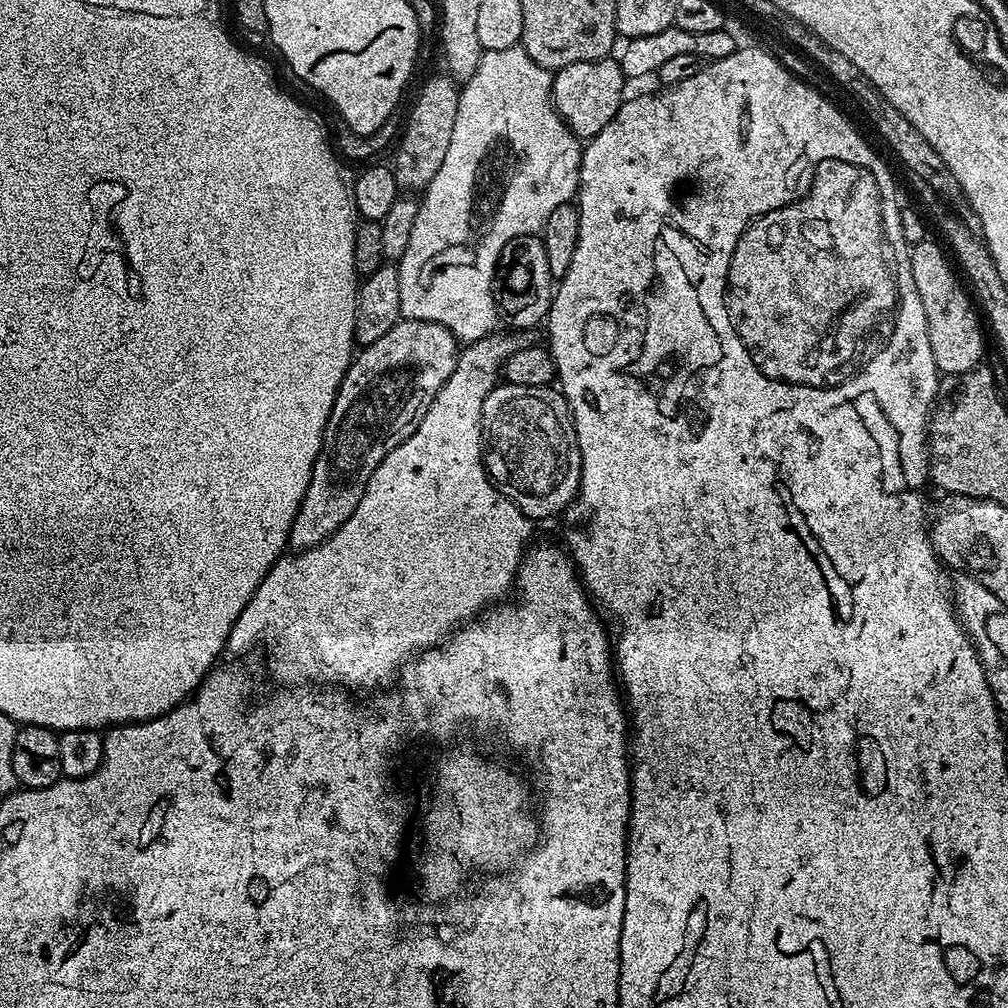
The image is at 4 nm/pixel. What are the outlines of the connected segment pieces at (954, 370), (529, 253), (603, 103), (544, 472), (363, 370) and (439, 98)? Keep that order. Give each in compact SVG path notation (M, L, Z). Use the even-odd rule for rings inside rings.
M925 238L911 245L908 257L910 274L914 274L914 286L918 286L918 298L922 298L922 310L926 310L930 350L934 350L937 372L944 376L961 376L963 372L981 367L986 332L982 327L977 305L969 289L962 283L949 253L944 248L940 249L931 238Z
M539 235L519 236L510 238L506 246L502 246L500 260L496 264L494 291L499 311L516 328L532 328L535 324L545 323L548 307L552 305L554 295L554 278L550 274L550 262L546 262L546 246Z
M619 59L574 62L565 68L555 69L552 77L552 104L573 136L591 138L598 135L602 126L614 118L614 114L618 114L620 105L626 99L624 84L626 85L626 77L620 69Z
M504 382L492 389L492 393L482 402L482 410L480 411L480 442L482 445L482 455L484 457L484 468L488 471L488 476L492 483L495 484L502 494L506 494L506 498L510 498L514 502L514 506L518 506L518 510L522 510L522 514L533 522L544 520L547 516L563 513L564 509L571 504L572 499L576 497L576 492L580 488L580 447L578 446L578 438L576 437L576 426L572 423L572 411L568 408L568 401L555 387L545 386L514 386L513 384Z
M400 319L393 328L386 330L373 344L361 347L355 353L352 365L342 378L342 386L336 395L330 418L324 431L324 445L320 447L320 457L314 462L310 486L300 503L298 514L292 523L288 543L293 549L303 550L318 546L328 540L354 514L358 502L362 502L366 486L374 470L422 422L424 411L430 402L436 399L438 390L442 390L450 374L456 372L458 341L456 335L446 326L438 326L425 320Z
M447 74L432 76L420 88L412 109L408 112L408 120L403 125L395 145L397 189L408 194L416 194L427 189L428 183L438 174L442 161L446 158L446 150L450 146L450 137L454 131L454 118L458 118L458 98L460 88L457 81Z

